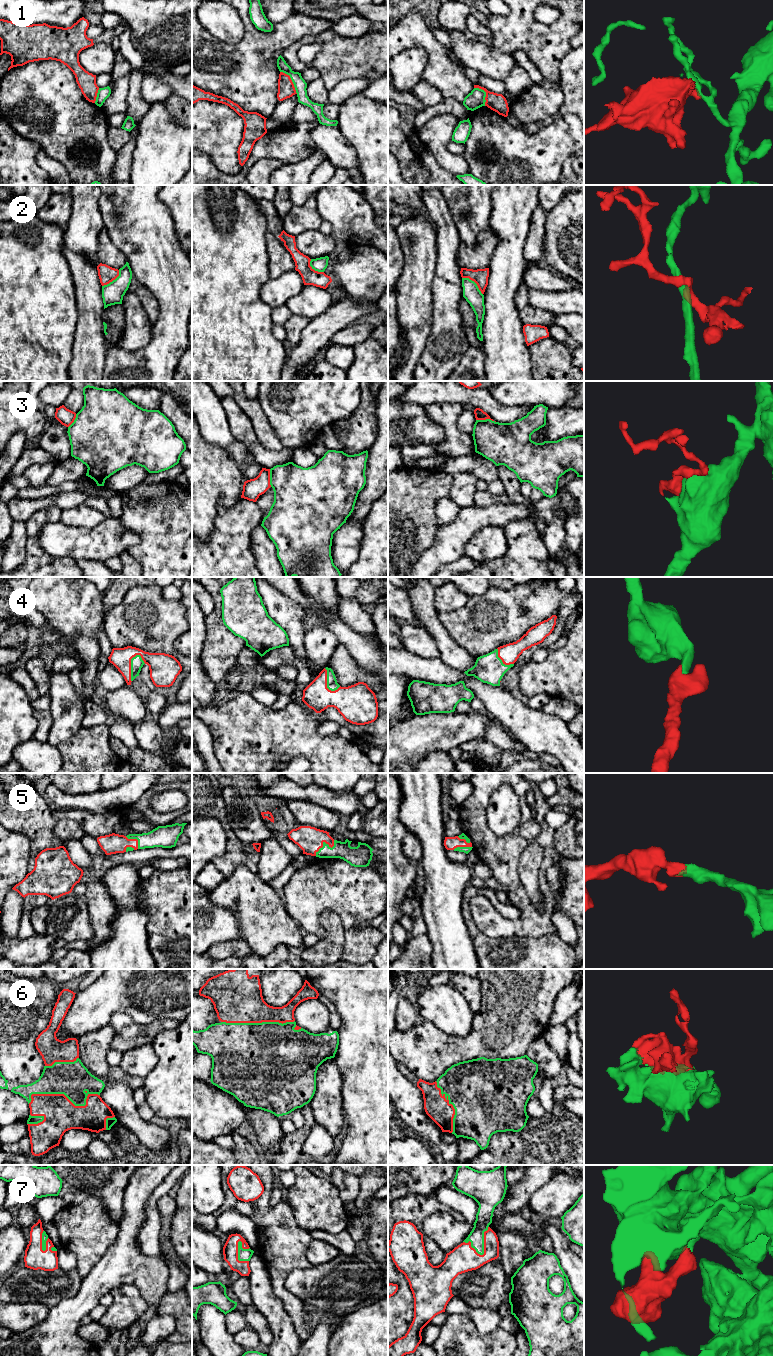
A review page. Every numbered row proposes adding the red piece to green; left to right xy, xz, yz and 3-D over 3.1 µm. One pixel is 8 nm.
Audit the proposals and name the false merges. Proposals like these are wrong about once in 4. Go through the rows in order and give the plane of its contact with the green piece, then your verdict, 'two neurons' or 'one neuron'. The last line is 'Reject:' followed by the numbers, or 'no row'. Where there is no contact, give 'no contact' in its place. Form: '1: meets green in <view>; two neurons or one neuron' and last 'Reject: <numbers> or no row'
1: meets green in xz; two neurons
2: meets green in yz; two neurons
3: meets green in yz; one neuron
4: meets green in xy; one neuron
5: meets green in xz; one neuron
6: meets green in xy; one neuron
7: meets green in yz; one neuron
Reject: 1, 2

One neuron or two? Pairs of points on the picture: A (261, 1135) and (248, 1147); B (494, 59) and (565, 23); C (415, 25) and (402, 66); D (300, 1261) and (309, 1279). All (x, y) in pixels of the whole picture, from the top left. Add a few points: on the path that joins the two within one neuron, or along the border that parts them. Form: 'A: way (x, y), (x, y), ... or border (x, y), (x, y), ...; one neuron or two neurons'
A: border (250, 1140), (254, 1144); two neurons
B: border (493, 45), (512, 55); two neurons
C: border (398, 54), (413, 46), (420, 46), (428, 60); two neurons
D: border (311, 1265), (293, 1268), (284, 1282); two neurons

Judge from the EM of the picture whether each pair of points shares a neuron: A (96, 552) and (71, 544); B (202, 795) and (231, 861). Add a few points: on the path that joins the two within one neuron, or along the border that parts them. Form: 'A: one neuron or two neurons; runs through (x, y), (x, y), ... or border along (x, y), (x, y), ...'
A: one neuron; runs through (90, 546), (88, 544), (77, 544)
B: one neuron; runs through (218, 811), (231, 835), (231, 845)

